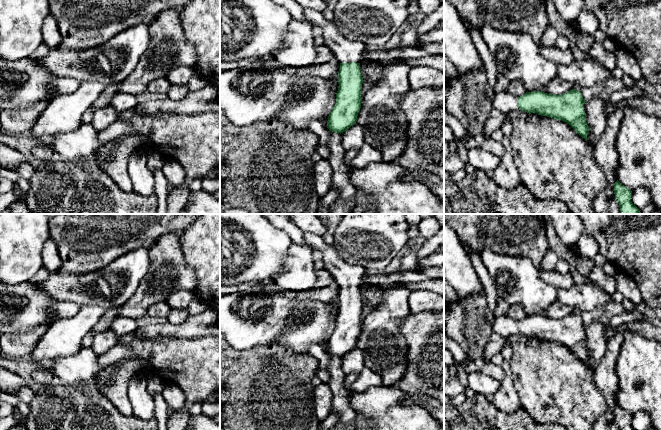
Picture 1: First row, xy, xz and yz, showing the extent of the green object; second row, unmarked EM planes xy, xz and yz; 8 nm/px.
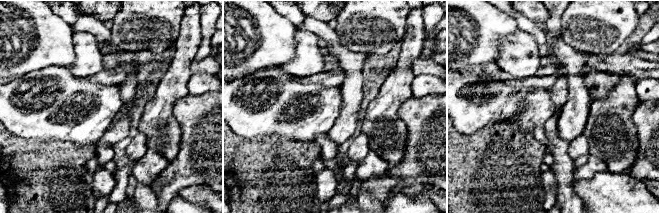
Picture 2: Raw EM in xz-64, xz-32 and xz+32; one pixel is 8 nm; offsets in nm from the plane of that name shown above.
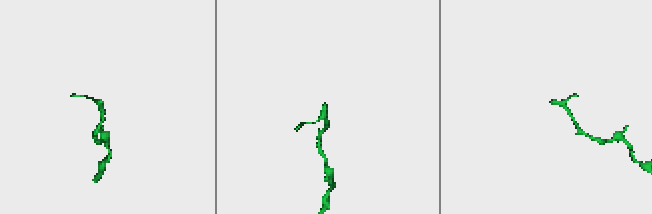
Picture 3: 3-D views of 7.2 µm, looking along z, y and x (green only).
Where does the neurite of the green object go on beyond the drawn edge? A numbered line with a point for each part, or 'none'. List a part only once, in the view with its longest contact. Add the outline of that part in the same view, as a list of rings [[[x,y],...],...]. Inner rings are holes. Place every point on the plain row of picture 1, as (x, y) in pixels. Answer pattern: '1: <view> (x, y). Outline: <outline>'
1: xz (345, 275). Outline: [[[304,233],[307,245],[312,246],[323,254],[325,268],[328,269],[339,287],[360,287],[361,279],[366,269],[359,265],[350,265],[342,260],[333,245],[327,245],[321,235]]]

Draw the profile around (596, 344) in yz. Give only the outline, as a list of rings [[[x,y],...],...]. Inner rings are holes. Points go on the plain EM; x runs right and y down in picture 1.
[[[594,320],[591,324],[585,325],[584,335],[586,346],[590,353],[587,358],[587,366],[594,372],[600,361],[603,359],[607,344],[603,336],[604,324]]]

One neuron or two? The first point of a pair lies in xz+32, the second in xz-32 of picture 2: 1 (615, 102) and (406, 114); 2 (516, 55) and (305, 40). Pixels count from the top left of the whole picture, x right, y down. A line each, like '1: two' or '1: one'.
1: two
2: one

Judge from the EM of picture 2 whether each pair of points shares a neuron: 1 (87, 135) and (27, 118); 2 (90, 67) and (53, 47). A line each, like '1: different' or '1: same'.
1: same
2: different

